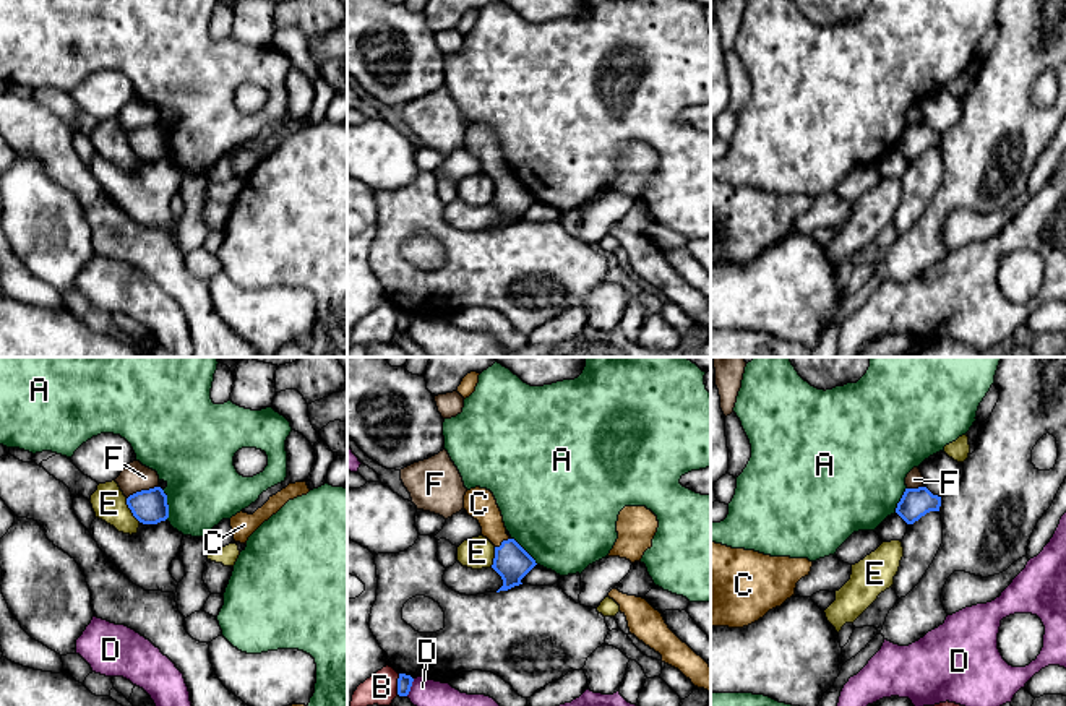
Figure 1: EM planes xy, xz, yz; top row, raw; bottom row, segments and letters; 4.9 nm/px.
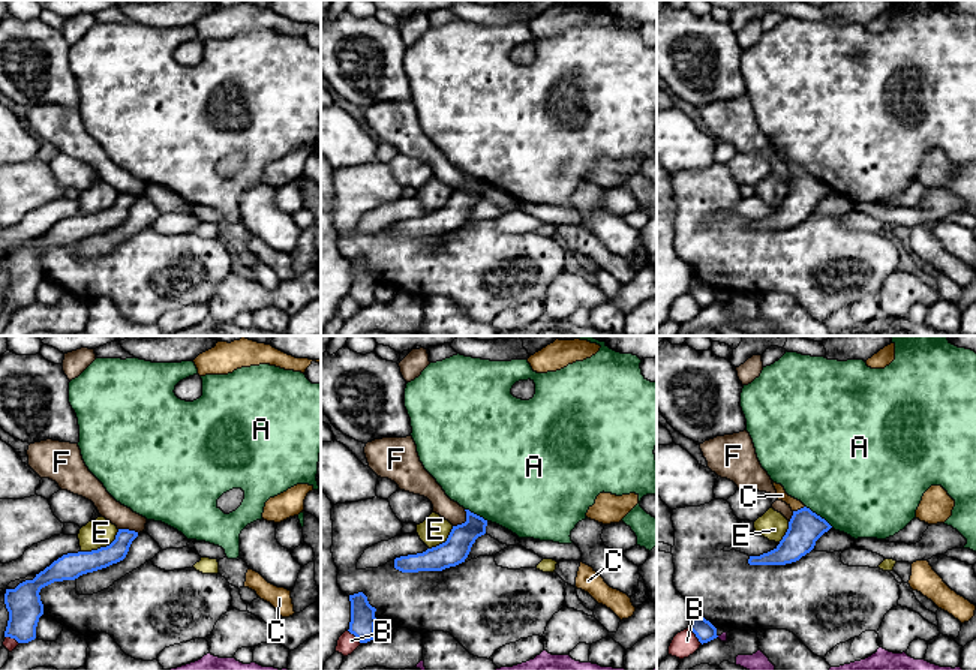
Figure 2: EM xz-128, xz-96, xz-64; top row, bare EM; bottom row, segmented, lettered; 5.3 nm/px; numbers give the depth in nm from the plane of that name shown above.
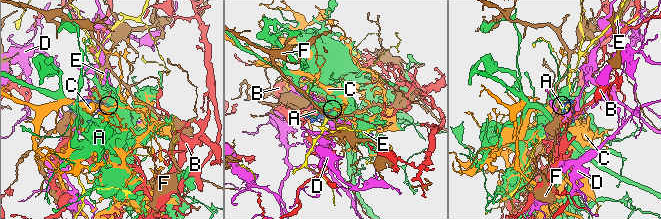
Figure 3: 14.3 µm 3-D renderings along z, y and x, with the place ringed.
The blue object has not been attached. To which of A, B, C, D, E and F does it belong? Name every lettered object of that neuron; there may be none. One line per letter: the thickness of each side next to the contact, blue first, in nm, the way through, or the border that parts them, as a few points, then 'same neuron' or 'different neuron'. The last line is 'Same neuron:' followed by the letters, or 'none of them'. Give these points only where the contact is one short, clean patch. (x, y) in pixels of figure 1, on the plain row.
A: 180/360 nm | different neuron
B: 80/160 nm | different neuron
C: 180/150 nm | across xz (511, 198), (502, 179), (489, 151), (479, 140) | same neuron
D: 80/220 nm | along xz (414, 315), (406, 331) | different neuron
E: 180/170 nm | different neuron
F: 180/140 nm | different neuron
Same neuron: C

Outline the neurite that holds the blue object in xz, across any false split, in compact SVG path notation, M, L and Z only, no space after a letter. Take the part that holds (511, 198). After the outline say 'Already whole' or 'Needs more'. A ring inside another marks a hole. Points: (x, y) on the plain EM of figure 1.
M471 125L464 131L464 146L479 157L482 172L495 182L492 204L501 213L503 222L496 227L508 227L522 221L521 216L537 201L535 196L506 170L501 148L493 130L487 125Z. Needs more

